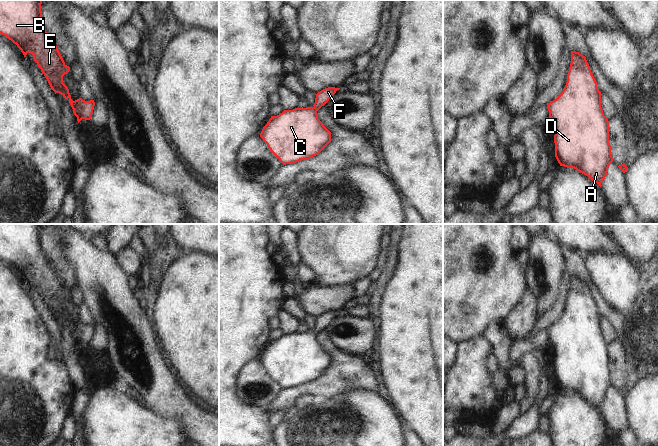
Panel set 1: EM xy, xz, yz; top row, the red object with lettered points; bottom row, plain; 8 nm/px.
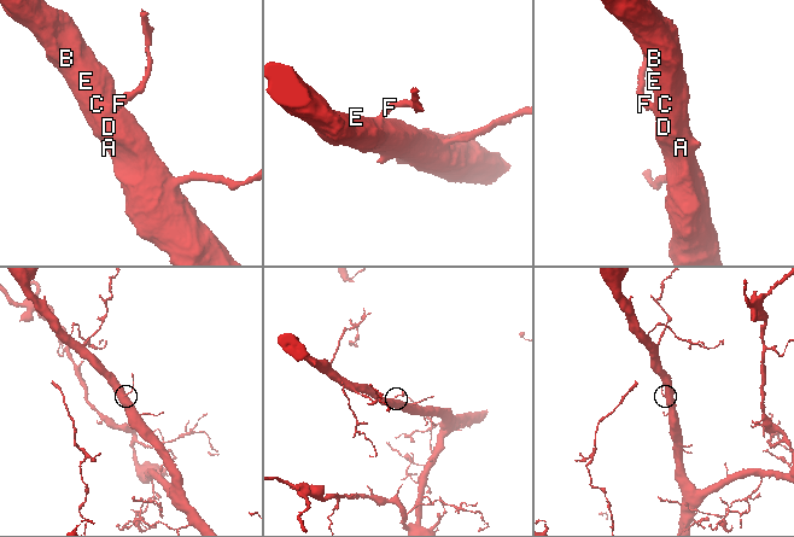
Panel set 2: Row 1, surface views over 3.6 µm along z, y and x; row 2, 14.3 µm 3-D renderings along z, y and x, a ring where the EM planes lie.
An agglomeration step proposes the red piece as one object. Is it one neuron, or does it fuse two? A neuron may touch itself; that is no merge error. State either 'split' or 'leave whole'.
leave whole

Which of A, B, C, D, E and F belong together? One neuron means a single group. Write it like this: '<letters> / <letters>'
A B C D E F

